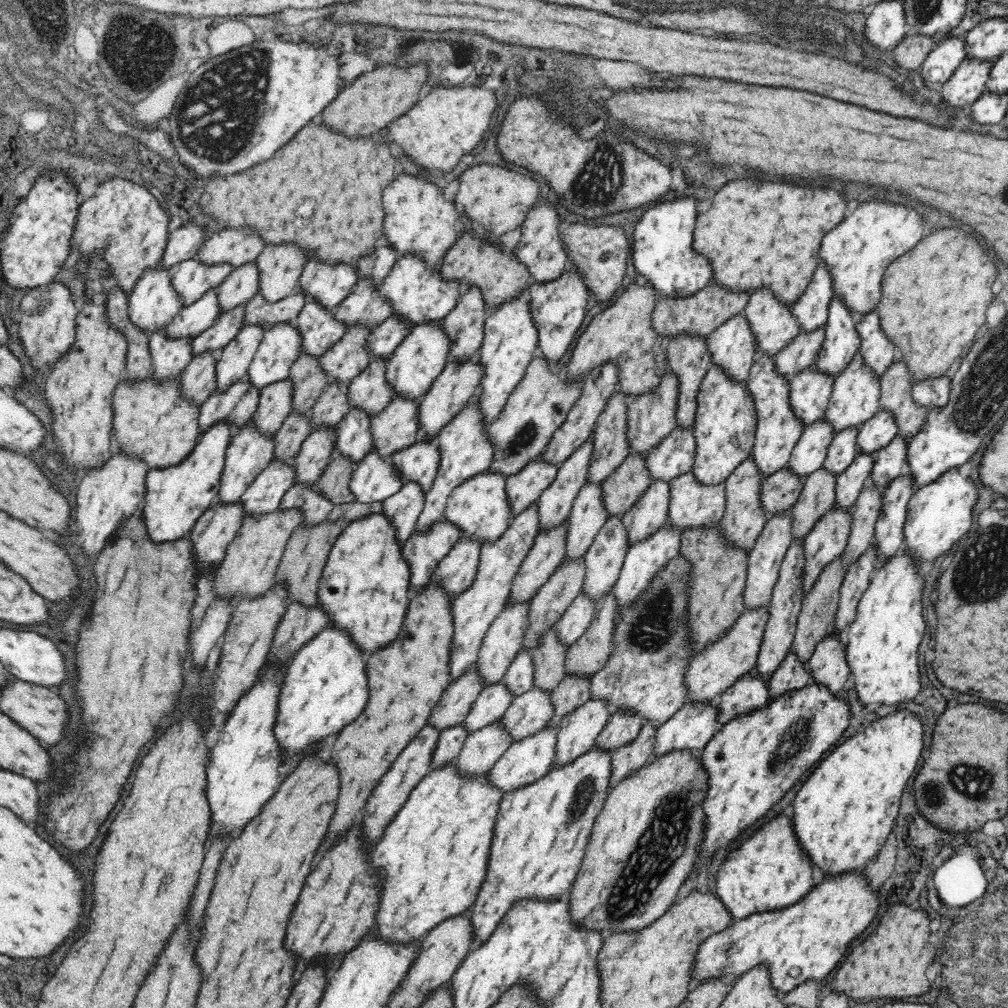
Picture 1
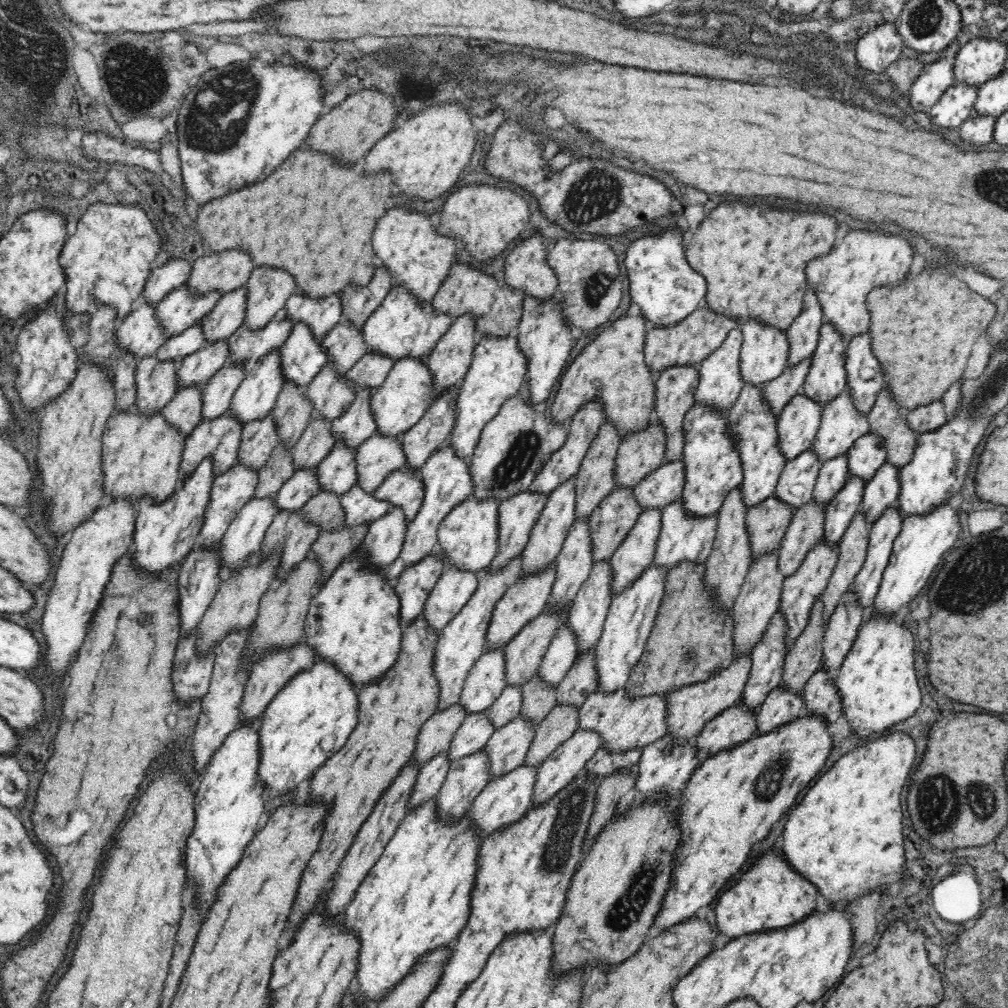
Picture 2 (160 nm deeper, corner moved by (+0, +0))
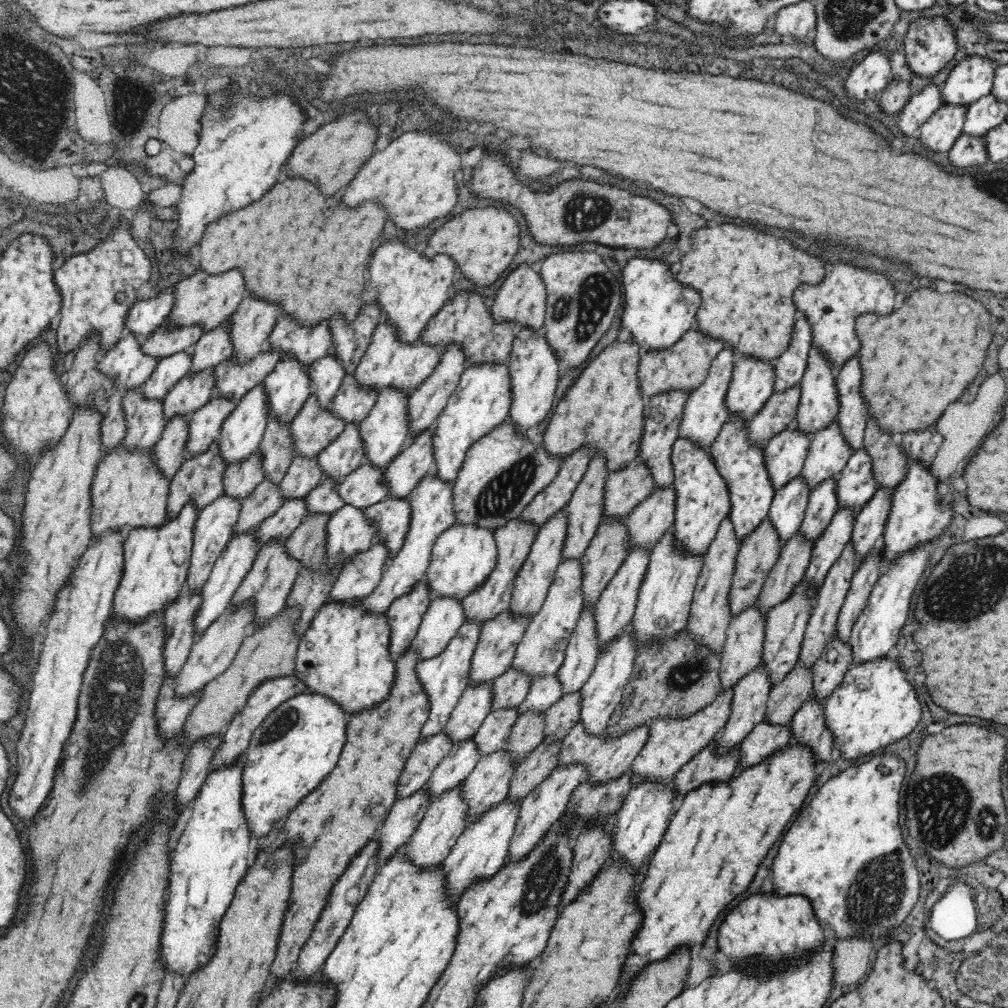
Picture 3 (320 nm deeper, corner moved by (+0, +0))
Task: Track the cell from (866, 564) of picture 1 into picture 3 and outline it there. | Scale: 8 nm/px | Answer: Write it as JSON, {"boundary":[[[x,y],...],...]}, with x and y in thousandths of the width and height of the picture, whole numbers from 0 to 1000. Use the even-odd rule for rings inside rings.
{"boundary":[[[826,631],[814,650],[806,664],[806,688],[810,695],[817,697],[837,675],[846,650],[842,638],[835,638]]]}

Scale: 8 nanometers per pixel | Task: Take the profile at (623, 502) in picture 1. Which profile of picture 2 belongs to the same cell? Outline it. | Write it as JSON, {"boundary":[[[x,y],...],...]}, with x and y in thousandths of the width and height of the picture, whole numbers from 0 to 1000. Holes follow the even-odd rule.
{"boundary":[[[609,485],[587,508],[583,523],[588,543],[586,549],[588,560],[597,557],[604,558],[607,551],[613,548],[615,540],[621,536],[621,532],[624,532],[625,526],[631,522],[637,507],[627,490],[628,487],[625,487],[625,485]]]}

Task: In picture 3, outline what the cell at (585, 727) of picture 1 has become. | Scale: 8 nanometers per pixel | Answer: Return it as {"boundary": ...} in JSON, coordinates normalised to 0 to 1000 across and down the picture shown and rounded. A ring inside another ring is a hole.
{"boundary":[[[563,759],[549,763],[542,774],[536,777],[518,796],[512,821],[506,829],[501,856],[513,856],[523,852],[523,849],[537,836],[540,828],[560,810],[563,798],[569,783],[581,775],[581,765],[577,759]]]}

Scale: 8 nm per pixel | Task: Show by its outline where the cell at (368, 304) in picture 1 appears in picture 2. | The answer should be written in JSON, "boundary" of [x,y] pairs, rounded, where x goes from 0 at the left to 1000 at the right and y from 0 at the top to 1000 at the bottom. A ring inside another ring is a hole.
{"boundary":[[[339,318],[317,337],[317,346],[323,350],[325,359],[333,366],[333,372],[343,371],[344,367],[363,349],[359,333],[360,330],[355,326]]]}

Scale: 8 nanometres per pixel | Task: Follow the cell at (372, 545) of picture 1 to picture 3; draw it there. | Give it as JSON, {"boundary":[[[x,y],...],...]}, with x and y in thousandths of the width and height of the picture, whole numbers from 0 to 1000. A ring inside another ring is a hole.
{"boundary":[[[322,598],[313,608],[308,623],[298,633],[292,669],[300,678],[304,688],[319,689],[329,693],[345,711],[370,703],[386,691],[392,676],[392,655],[385,646],[387,622],[381,610],[363,610],[359,598]]]}

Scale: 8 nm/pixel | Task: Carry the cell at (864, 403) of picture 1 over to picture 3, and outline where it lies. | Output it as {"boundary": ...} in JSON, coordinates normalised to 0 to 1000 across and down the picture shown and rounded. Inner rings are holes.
{"boundary":[[[829,417],[818,426],[810,428],[800,448],[794,473],[804,489],[821,475],[828,475],[846,451],[843,441],[833,432]]]}

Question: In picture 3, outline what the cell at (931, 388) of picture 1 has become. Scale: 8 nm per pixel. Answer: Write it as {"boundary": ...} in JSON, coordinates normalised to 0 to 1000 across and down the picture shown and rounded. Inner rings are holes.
{"boundary":[[[920,425],[909,431],[896,431],[892,433],[892,438],[893,447],[899,453],[899,470],[907,459],[913,459],[917,465],[924,467],[927,453],[936,440],[935,432],[927,425]]]}

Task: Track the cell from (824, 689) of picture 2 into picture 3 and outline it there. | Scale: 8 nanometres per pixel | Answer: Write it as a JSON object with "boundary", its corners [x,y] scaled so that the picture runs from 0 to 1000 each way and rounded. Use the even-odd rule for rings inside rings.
{"boundary":[[[804,692],[798,695],[796,702],[790,706],[784,718],[784,738],[802,741],[808,751],[808,760],[825,756],[825,729],[817,717],[817,697]]]}

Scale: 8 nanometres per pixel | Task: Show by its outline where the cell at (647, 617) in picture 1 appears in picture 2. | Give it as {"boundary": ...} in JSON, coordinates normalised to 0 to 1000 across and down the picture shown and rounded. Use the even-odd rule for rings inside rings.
{"boundary":[[[621,684],[612,685],[606,689],[589,686],[574,702],[573,723],[591,725],[595,732],[595,743],[603,747],[612,749],[627,743],[637,744],[661,729],[661,691],[647,689],[625,693]]]}

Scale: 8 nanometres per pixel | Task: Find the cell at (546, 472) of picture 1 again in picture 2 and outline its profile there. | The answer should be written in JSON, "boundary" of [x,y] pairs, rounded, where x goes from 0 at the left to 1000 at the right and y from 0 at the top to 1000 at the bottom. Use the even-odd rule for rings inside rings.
{"boundary":[[[524,486],[495,500],[495,544],[484,567],[498,567],[508,555],[519,551],[542,497],[542,491]]]}

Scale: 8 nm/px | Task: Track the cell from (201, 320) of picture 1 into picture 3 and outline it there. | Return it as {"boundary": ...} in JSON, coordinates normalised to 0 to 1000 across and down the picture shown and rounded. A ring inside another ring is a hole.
{"boundary":[[[177,349],[156,359],[149,375],[139,384],[141,394],[162,399],[172,383],[188,367],[188,350]]]}

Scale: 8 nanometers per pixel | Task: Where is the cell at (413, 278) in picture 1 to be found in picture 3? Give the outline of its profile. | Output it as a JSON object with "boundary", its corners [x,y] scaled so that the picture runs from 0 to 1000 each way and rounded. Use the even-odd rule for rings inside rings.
{"boundary":[[[379,316],[372,325],[369,332],[365,348],[356,359],[351,373],[353,374],[353,384],[355,386],[371,386],[377,391],[381,386],[391,386],[391,388],[401,388],[407,393],[435,363],[438,353],[436,345],[423,343],[418,337],[413,338],[411,343],[404,343],[397,340],[391,332],[391,326],[387,320]]]}

